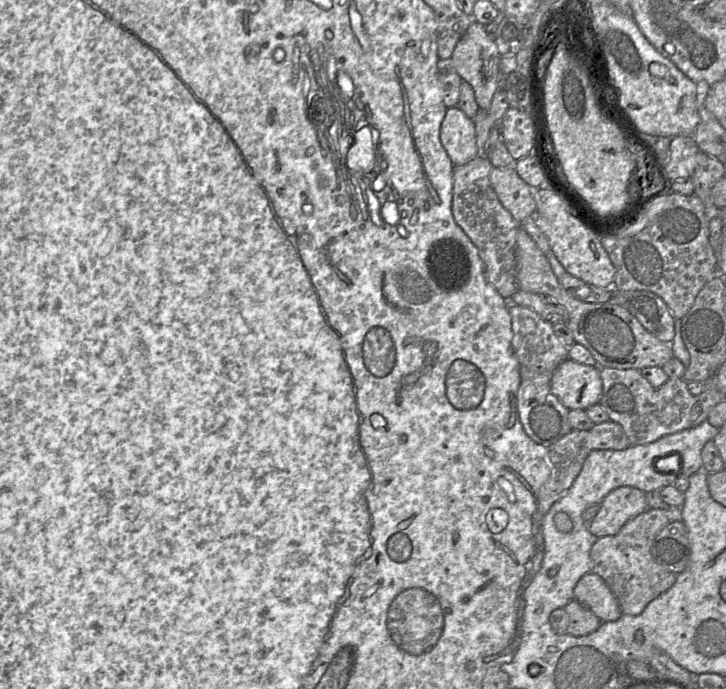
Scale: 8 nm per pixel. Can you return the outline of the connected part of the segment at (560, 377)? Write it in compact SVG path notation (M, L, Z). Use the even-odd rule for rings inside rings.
M572 359L563 360L553 371L550 391L569 410L587 409L602 396L600 368Z

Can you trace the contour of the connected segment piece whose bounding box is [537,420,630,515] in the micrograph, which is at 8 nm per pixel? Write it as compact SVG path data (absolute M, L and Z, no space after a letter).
M611 420L594 424L589 430L572 429L569 433L565 434L548 447L550 475L540 488L537 496L539 512L545 515L552 504L568 492L591 451L597 449L622 450L629 446L630 442L622 426Z

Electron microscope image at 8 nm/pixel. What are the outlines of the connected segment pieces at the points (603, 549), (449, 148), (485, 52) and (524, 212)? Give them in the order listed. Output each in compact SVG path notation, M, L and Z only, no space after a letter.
M646 509L643 513L626 522L615 535L599 537L591 548L592 572L600 575L617 599L622 614L639 615L646 606L675 583L677 574L656 563L651 555L653 541L660 530L673 518L670 509Z
M457 106L446 110L440 141L454 166L464 165L477 157L474 122Z
M473 21L457 42L450 59L462 81L471 85L479 109L488 111L498 85L500 54L495 42L487 36L485 25Z
M493 167L489 179L500 203L517 222L534 214L531 186L519 177L514 167Z

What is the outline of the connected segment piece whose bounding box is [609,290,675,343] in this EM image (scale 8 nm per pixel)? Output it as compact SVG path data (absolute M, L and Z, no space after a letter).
M613 290L609 300L628 310L641 325L662 342L672 342L675 319L666 303L647 290Z

